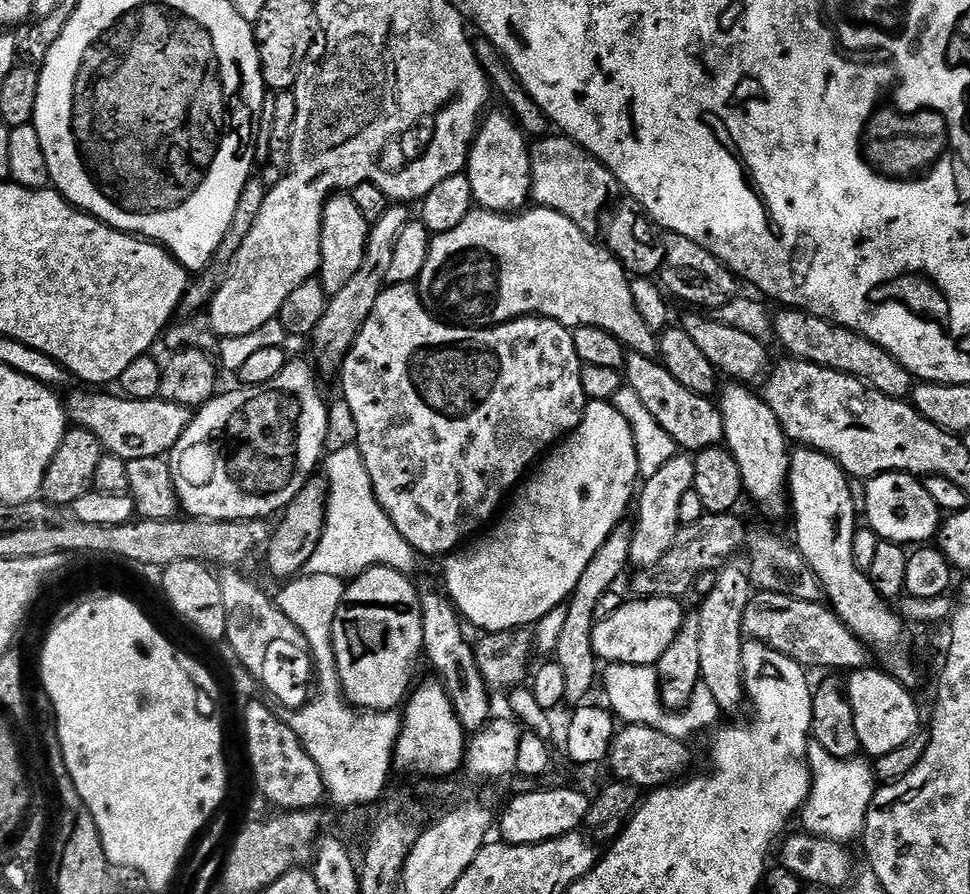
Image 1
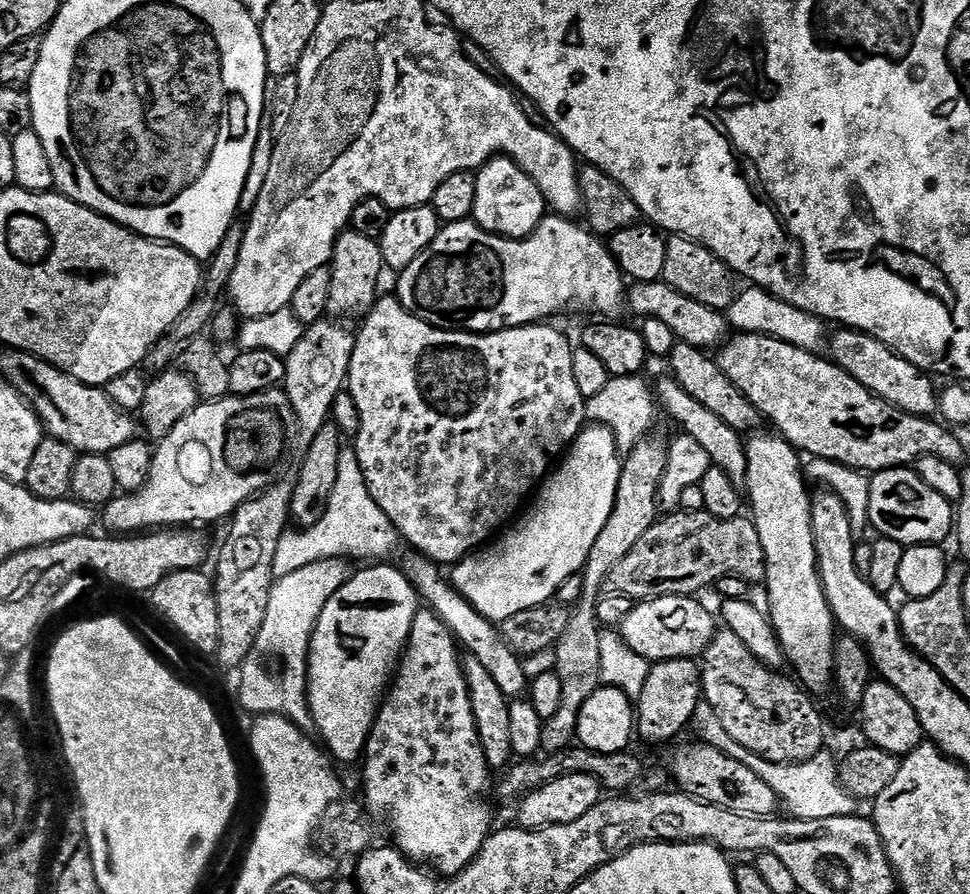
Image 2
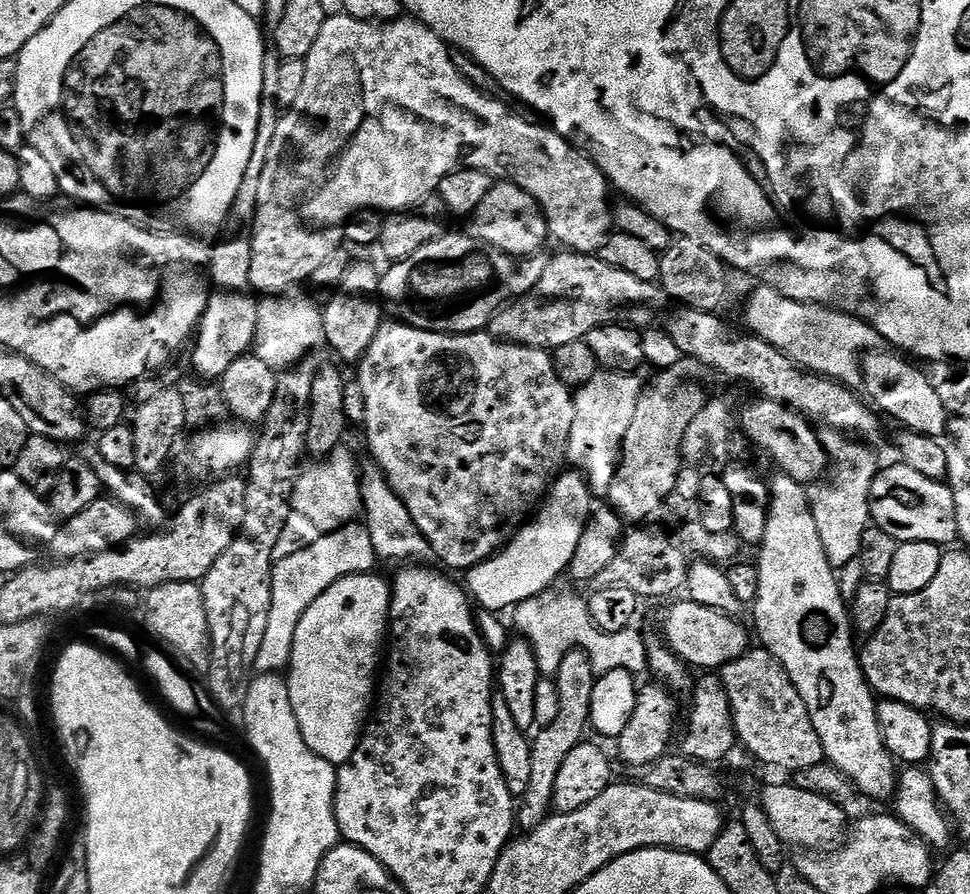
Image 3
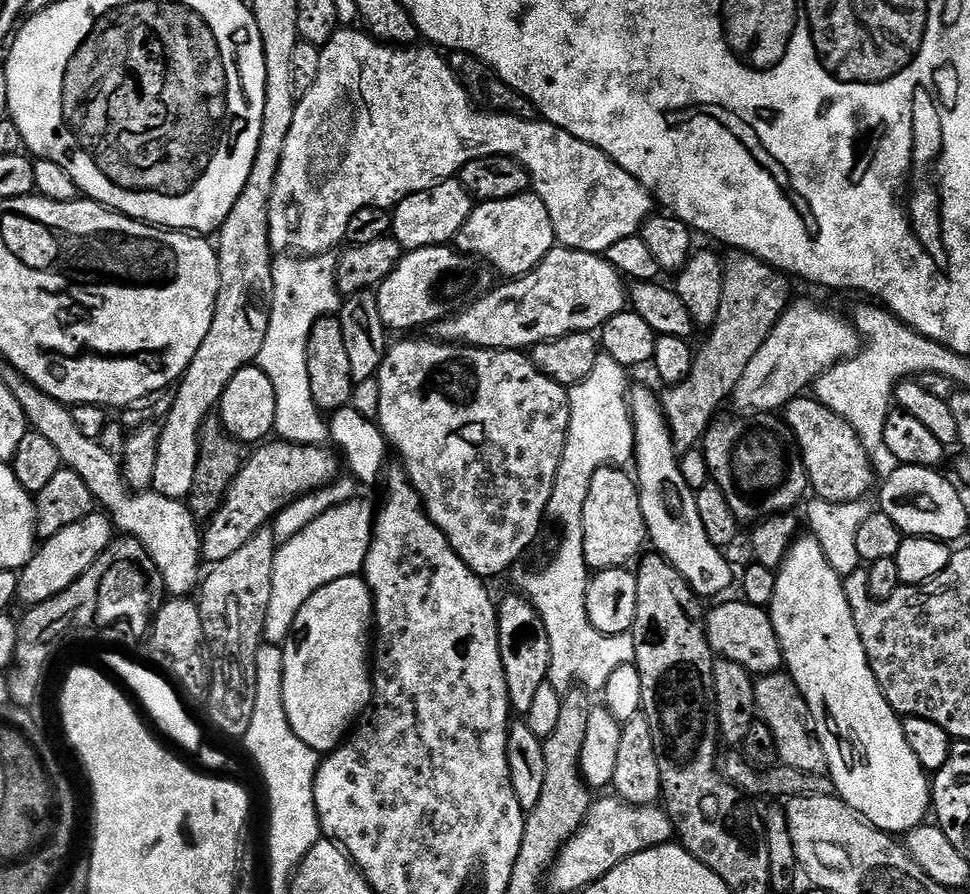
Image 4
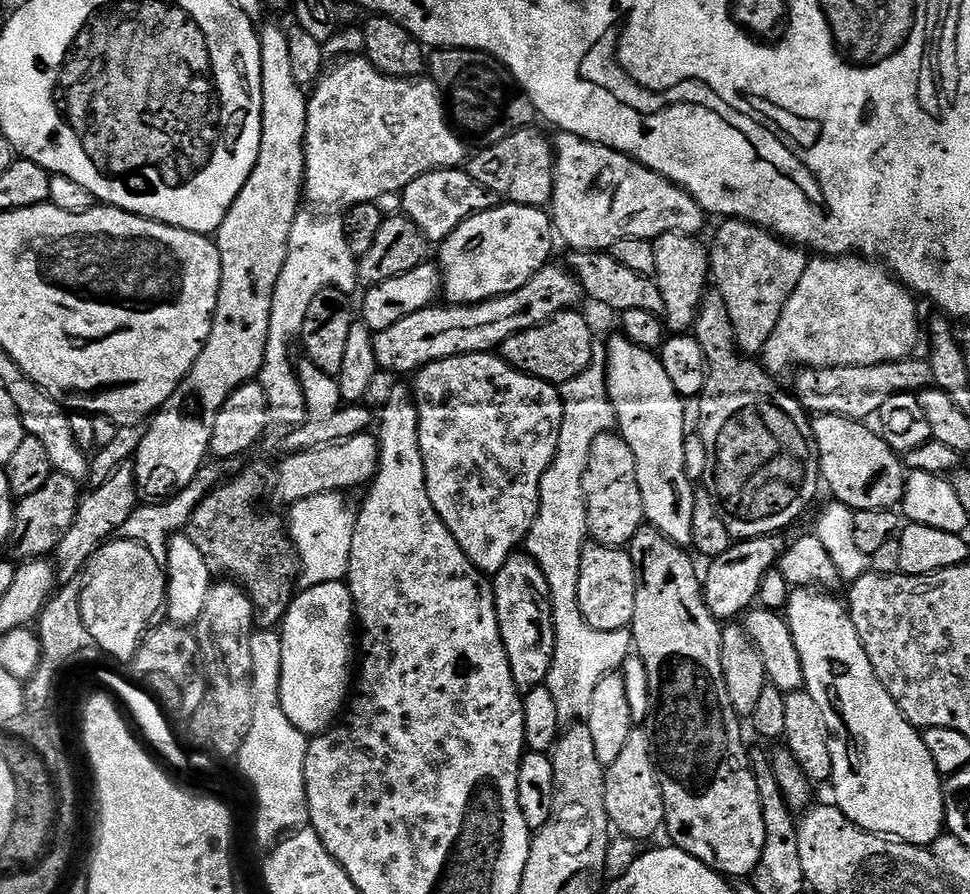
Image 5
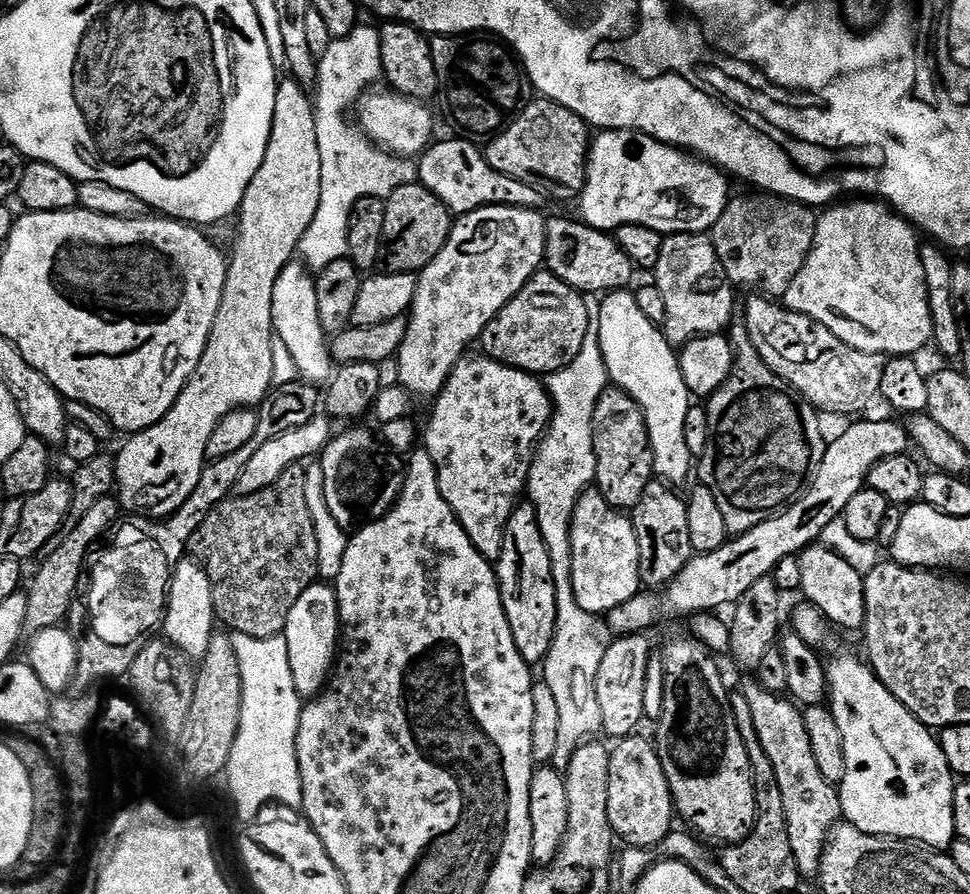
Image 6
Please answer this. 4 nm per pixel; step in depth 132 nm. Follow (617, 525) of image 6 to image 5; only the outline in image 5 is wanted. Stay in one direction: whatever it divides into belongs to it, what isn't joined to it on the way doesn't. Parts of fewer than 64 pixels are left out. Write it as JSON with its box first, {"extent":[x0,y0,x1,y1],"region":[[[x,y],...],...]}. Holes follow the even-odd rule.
{"extent":[578,542,636,632],"region":[[[595,542],[585,543],[578,570],[578,606],[594,626],[603,632],[622,632],[631,625],[636,601],[636,571],[631,551]]]}

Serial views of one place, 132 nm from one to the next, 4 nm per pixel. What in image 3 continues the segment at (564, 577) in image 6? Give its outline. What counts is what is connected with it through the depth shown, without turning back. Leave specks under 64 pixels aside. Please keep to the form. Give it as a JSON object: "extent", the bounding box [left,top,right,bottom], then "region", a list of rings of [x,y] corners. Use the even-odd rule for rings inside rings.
{"extent":[514,370,649,677],"region":[[[601,370],[594,378],[590,378],[590,382],[586,382],[586,386],[575,389],[574,426],[570,430],[567,463],[573,469],[583,472],[589,485],[597,493],[607,493],[610,482],[616,474],[616,468],[620,465],[620,451],[626,438],[626,430],[630,430],[630,422],[634,418],[634,406],[638,406],[640,397],[642,380],[638,377],[639,375],[631,372]],[[559,588],[540,592],[534,598],[526,598],[514,609],[516,628],[520,631],[517,633],[531,642],[532,648],[538,653],[541,677],[555,677],[562,666],[562,658],[566,658],[566,654],[570,654],[570,650],[575,648],[581,648],[588,655],[592,667],[600,674],[623,668],[633,674],[649,671],[645,637],[640,637],[636,630],[602,631],[590,614],[587,599],[568,588]]]}

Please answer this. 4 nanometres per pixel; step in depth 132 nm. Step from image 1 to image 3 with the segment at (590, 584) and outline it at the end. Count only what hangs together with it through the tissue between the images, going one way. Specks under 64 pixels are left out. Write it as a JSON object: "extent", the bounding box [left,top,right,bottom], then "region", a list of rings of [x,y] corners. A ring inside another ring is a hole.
{"extent":[518,358,710,830],"region":[[[681,358],[681,360],[674,366],[659,369],[659,371],[655,373],[656,377],[654,377],[653,380],[649,382],[649,384],[647,381],[647,383],[645,383],[640,389],[638,406],[634,406],[634,418],[630,422],[630,430],[626,430],[626,438],[623,442],[623,448],[620,451],[620,465],[616,468],[616,474],[610,482],[610,486],[608,487],[606,493],[606,499],[608,499],[607,503],[611,505],[611,507],[615,508],[618,515],[620,515],[621,520],[627,522],[629,525],[640,526],[645,522],[651,521],[648,519],[650,519],[651,516],[654,515],[655,512],[658,511],[668,499],[673,499],[674,493],[676,491],[676,483],[678,482],[678,474],[680,473],[680,469],[682,467],[682,457],[680,455],[680,451],[682,450],[682,438],[686,438],[686,429],[688,429],[690,426],[690,422],[694,422],[694,418],[696,415],[698,415],[698,413],[701,412],[702,406],[708,403],[710,399],[709,393],[704,393],[703,386],[700,385],[698,381],[696,381],[696,379],[698,379],[700,376],[700,371],[702,371],[702,365],[699,360]],[[581,648],[570,650],[566,658],[562,658],[562,666],[555,674],[555,682],[558,686],[558,694],[562,698],[562,710],[558,712],[558,718],[550,722],[550,726],[540,728],[531,741],[532,762],[530,764],[530,786],[525,790],[518,804],[518,824],[524,830],[537,828],[543,820],[548,819],[554,808],[556,798],[556,783],[558,774],[562,770],[562,762],[570,755],[574,746],[585,743],[587,732],[590,732],[591,700],[594,694],[598,673],[592,667],[590,658]]]}

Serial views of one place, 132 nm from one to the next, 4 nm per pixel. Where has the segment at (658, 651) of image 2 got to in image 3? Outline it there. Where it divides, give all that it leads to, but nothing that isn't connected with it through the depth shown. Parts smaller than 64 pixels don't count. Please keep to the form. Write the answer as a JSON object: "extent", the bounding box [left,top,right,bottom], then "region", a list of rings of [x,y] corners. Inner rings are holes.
{"extent":[663,598,750,670],"region":[[[684,598],[668,612],[664,620],[663,639],[669,648],[693,669],[720,670],[725,664],[742,658],[750,651],[748,632],[740,625],[741,621],[727,612],[696,604],[691,598]]]}

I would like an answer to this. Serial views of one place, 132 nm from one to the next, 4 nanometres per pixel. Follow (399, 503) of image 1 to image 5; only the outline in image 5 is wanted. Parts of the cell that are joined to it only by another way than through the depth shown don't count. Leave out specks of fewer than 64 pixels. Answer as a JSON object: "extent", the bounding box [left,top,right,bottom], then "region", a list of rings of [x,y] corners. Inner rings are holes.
{"extent":[415,352,564,574],"region":[[[475,352],[465,356],[446,358],[438,362],[430,362],[425,368],[415,373],[416,413],[420,419],[420,449],[422,450],[422,462],[426,474],[426,490],[430,494],[430,502],[434,510],[442,518],[442,522],[450,530],[450,534],[458,542],[460,549],[470,558],[472,565],[485,574],[494,574],[506,566],[506,562],[517,551],[516,548],[528,539],[528,531],[532,528],[534,518],[538,514],[540,505],[540,482],[546,470],[556,457],[560,427],[564,417],[564,399],[560,397],[560,389],[555,384],[548,384],[544,380],[534,378],[525,372],[519,372],[514,366],[500,359],[499,355],[492,352]]]}

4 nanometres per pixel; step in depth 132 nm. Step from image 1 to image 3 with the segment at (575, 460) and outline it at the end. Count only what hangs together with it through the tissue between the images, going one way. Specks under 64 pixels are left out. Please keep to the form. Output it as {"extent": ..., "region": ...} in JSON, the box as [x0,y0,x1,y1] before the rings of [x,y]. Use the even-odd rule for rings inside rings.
{"extent":[466,470,594,614],"region":[[[568,470],[557,476],[546,499],[524,527],[495,556],[467,569],[466,588],[471,599],[483,611],[500,614],[503,608],[515,609],[526,598],[549,591],[555,580],[569,571],[574,550],[578,550],[588,517],[594,511],[592,496],[593,489],[583,472]]]}

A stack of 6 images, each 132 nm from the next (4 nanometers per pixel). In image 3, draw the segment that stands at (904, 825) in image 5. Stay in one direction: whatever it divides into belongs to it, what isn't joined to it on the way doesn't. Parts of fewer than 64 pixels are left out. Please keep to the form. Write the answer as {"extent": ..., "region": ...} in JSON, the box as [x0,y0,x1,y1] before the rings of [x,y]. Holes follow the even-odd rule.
{"extent":[754,474,898,800],"region":[[[776,474],[776,477],[770,480],[770,491],[772,501],[768,507],[766,534],[763,544],[758,548],[760,569],[754,572],[754,578],[759,583],[754,609],[756,632],[764,643],[761,645],[784,665],[798,694],[802,694],[802,702],[806,702],[810,710],[814,730],[818,730],[827,763],[849,776],[861,797],[869,796],[872,800],[895,797],[898,764],[884,744],[876,713],[878,700],[864,677],[864,669],[860,667],[858,648],[852,645],[854,629],[850,608],[839,592],[839,579],[826,558],[822,538],[818,538],[818,526],[814,523],[805,485],[799,484],[788,475]]]}

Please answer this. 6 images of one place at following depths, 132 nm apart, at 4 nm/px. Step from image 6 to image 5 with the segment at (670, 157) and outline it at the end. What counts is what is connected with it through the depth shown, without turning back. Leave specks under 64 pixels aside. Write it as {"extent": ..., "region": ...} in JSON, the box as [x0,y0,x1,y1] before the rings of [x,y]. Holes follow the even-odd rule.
{"extent":[550,132,706,252],"region":[[[560,132],[554,140],[554,190],[550,215],[554,232],[569,244],[569,249],[581,252],[610,250],[614,242],[622,238],[642,238],[654,241],[667,232],[681,232],[684,236],[696,236],[706,221],[706,213],[684,188],[670,182],[662,174],[631,160],[625,152],[615,152],[601,144],[592,144],[569,132]]]}

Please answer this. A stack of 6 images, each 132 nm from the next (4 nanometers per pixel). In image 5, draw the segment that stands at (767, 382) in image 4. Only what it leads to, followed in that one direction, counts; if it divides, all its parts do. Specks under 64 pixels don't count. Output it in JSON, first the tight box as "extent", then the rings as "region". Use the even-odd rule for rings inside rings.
{"extent":[762,254,920,374],"region":[[[849,254],[847,256],[826,256],[809,259],[806,266],[806,274],[802,274],[802,282],[790,294],[786,306],[782,310],[782,318],[778,318],[778,326],[770,334],[762,353],[762,363],[769,372],[779,374],[788,368],[788,364],[800,364],[796,366],[811,366],[814,368],[830,368],[838,364],[857,364],[858,366],[870,366],[871,364],[891,364],[898,360],[911,357],[916,348],[916,339],[920,336],[920,324],[916,321],[916,304],[913,293],[909,292],[891,271],[883,263],[872,258],[865,258],[859,254]]]}

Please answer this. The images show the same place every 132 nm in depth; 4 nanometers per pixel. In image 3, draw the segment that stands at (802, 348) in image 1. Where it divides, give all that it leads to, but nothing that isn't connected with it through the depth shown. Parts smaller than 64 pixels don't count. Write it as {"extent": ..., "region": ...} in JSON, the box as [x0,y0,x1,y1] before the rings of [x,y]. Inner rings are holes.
{"extent":[862,350,950,438],"region":[[[873,350],[867,353],[862,360],[862,368],[866,373],[866,389],[868,388],[869,397],[867,396],[867,399],[885,417],[888,415],[890,419],[897,420],[901,429],[937,438],[943,437],[950,417],[946,406],[942,406],[940,390],[934,380],[932,384],[931,378],[922,369],[915,368],[915,366],[920,366],[913,363],[911,359],[892,350],[889,350],[890,352],[880,351]]]}

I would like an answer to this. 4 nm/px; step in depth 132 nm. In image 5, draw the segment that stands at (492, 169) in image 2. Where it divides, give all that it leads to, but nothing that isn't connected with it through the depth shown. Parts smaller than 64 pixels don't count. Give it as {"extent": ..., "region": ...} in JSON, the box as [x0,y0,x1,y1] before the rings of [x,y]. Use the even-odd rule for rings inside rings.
{"extent":[438,202,554,304],"region":[[[504,202],[495,208],[479,212],[476,216],[471,216],[469,220],[462,222],[462,226],[458,226],[458,230],[454,230],[439,245],[440,260],[438,259],[438,271],[442,281],[443,299],[449,304],[480,304],[483,300],[493,300],[496,296],[505,296],[522,286],[526,286],[526,282],[530,282],[530,278],[534,278],[534,274],[538,274],[538,270],[549,263],[551,256],[548,255],[552,252],[552,240],[554,241],[554,225],[551,215],[544,208],[531,208],[530,206]]]}

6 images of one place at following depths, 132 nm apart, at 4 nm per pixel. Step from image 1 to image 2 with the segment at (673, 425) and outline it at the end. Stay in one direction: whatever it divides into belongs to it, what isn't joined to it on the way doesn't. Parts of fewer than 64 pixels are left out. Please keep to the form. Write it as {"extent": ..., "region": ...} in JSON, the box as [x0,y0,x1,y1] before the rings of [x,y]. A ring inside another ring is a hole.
{"extent":[654,378,748,489],"region":[[[671,378],[660,380],[654,384],[654,396],[658,401],[659,407],[668,411],[668,416],[676,424],[681,424],[683,435],[694,438],[694,442],[698,442],[702,446],[702,450],[706,450],[706,454],[710,454],[713,465],[722,470],[726,470],[726,475],[730,477],[730,482],[734,482],[734,486],[740,489],[747,489],[748,486],[748,449],[746,440],[741,433],[734,430],[734,426],[726,426],[726,422],[722,422],[722,418],[717,418],[711,410],[706,410],[706,406],[701,406],[699,402],[690,394],[686,394],[686,390],[682,390],[682,386],[678,386],[678,382]]]}

